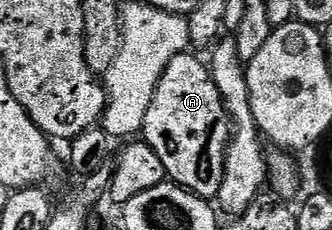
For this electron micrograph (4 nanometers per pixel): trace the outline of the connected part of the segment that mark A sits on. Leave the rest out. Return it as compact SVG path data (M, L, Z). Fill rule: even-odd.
M191 51L177 55L169 67L165 67L149 103L141 137L157 151L174 184L201 198L215 199L223 182L223 164L233 122L227 116L227 108L213 83L210 68L204 62L202 65L194 55Z

